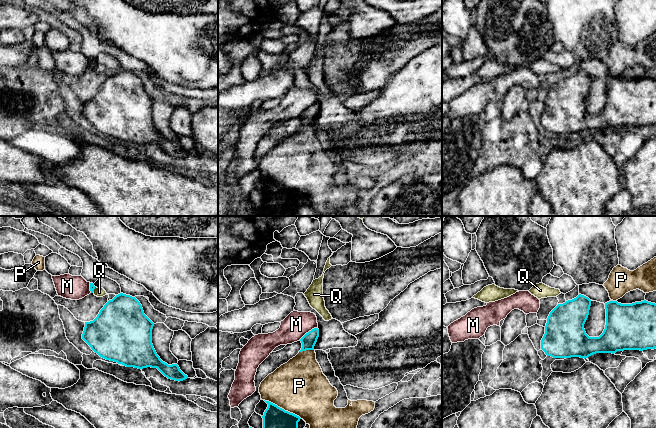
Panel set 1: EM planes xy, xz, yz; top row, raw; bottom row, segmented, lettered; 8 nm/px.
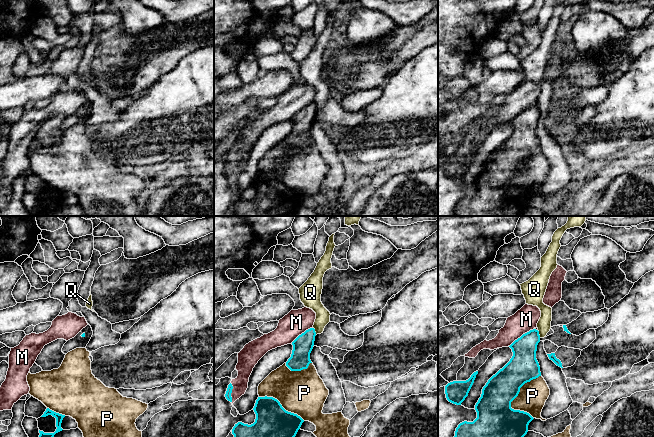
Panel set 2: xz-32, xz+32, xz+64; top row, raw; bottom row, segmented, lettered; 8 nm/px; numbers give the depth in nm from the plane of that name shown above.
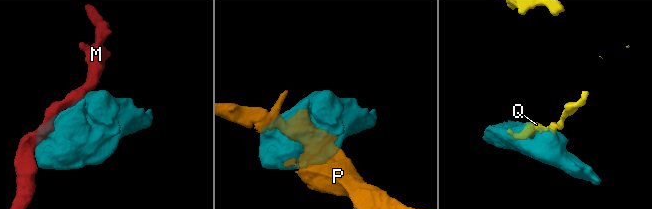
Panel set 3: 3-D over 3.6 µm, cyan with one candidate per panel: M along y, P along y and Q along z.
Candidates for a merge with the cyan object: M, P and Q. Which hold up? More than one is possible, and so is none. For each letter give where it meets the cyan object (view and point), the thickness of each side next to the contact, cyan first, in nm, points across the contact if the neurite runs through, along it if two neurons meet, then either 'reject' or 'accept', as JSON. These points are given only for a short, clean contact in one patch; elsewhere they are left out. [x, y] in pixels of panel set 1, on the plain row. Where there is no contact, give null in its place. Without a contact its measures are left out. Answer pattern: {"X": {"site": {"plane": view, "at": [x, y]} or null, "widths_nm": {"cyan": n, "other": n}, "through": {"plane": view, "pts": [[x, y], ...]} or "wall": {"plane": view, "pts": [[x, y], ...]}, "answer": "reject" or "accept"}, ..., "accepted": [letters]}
{"M": {"site": {"plane": "xz", "at": [308, 108]}, "widths_nm": {"cyan": 120, "other": 200}, "answer": "reject"}, "P": {"site": {"plane": "xz", "at": [283, 185]}, "widths_nm": {"cyan": 260, "other": 440}, "answer": "reject"}, "Q": {"site": {"plane": "xy", "at": [93, 66]}, "widths_nm": {"cyan": 50, "other": 80}, "wall": {"plane": "xy", "pts": [[95, 63], [92, 68]]}, "answer": "reject"}, "accepted": []}

